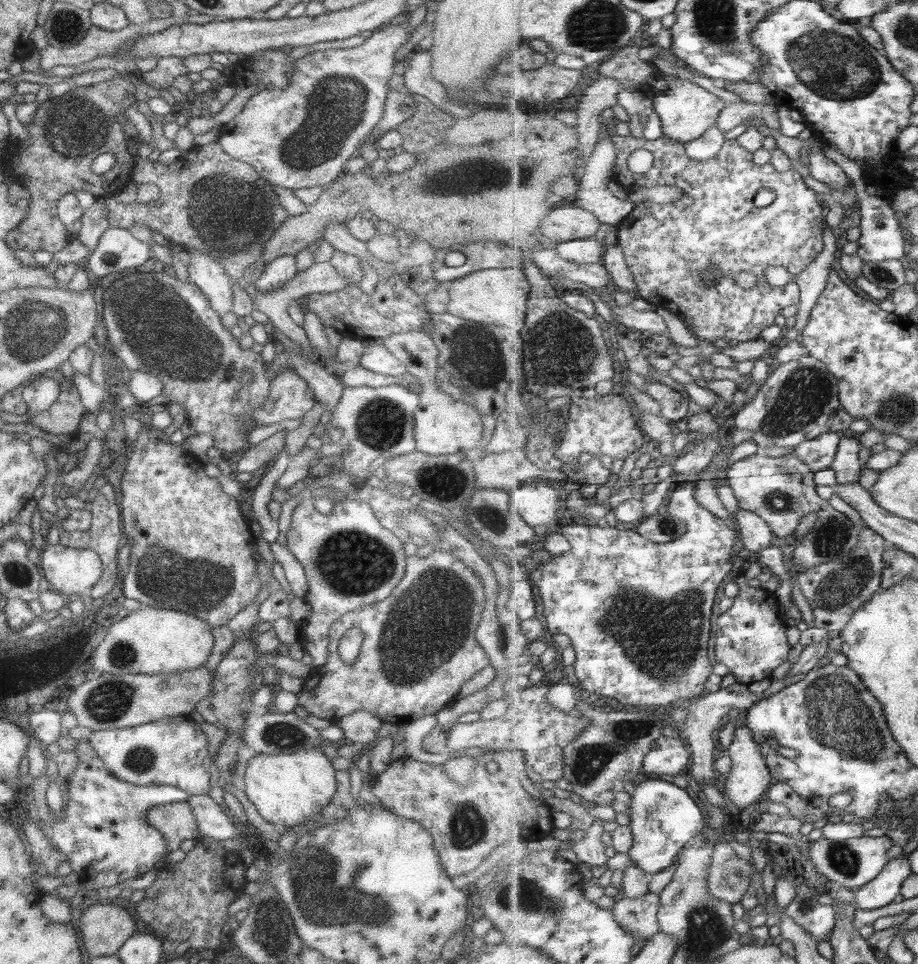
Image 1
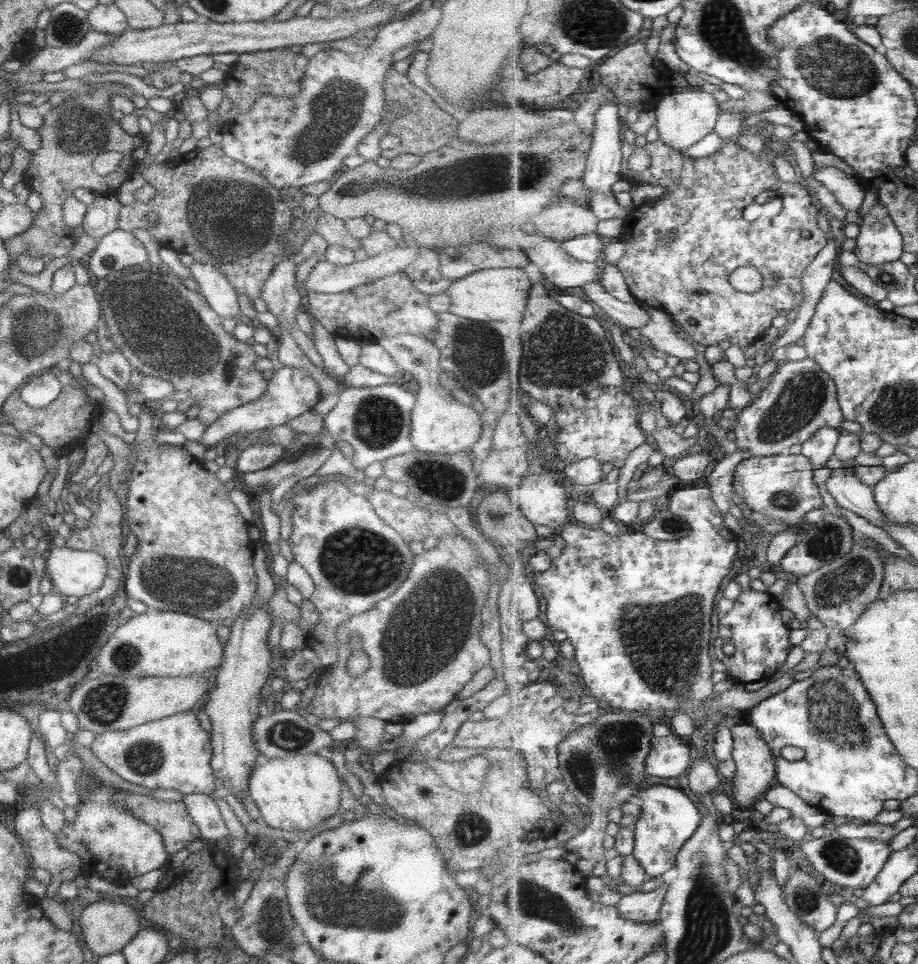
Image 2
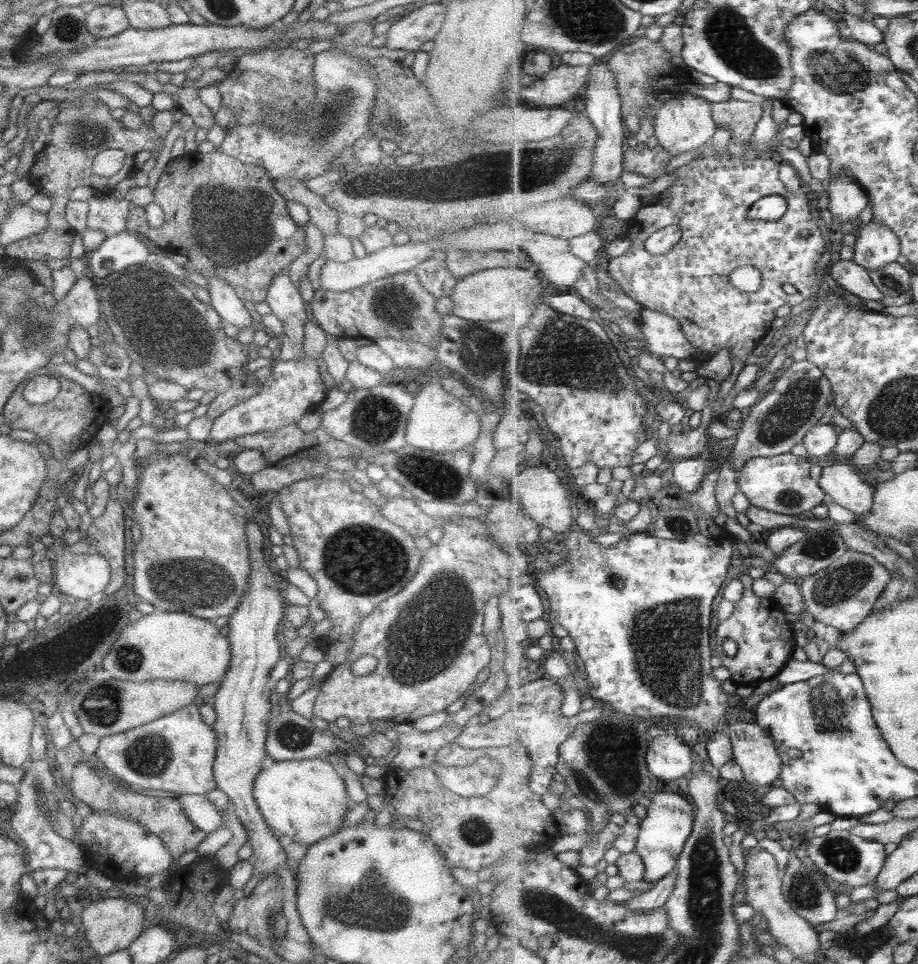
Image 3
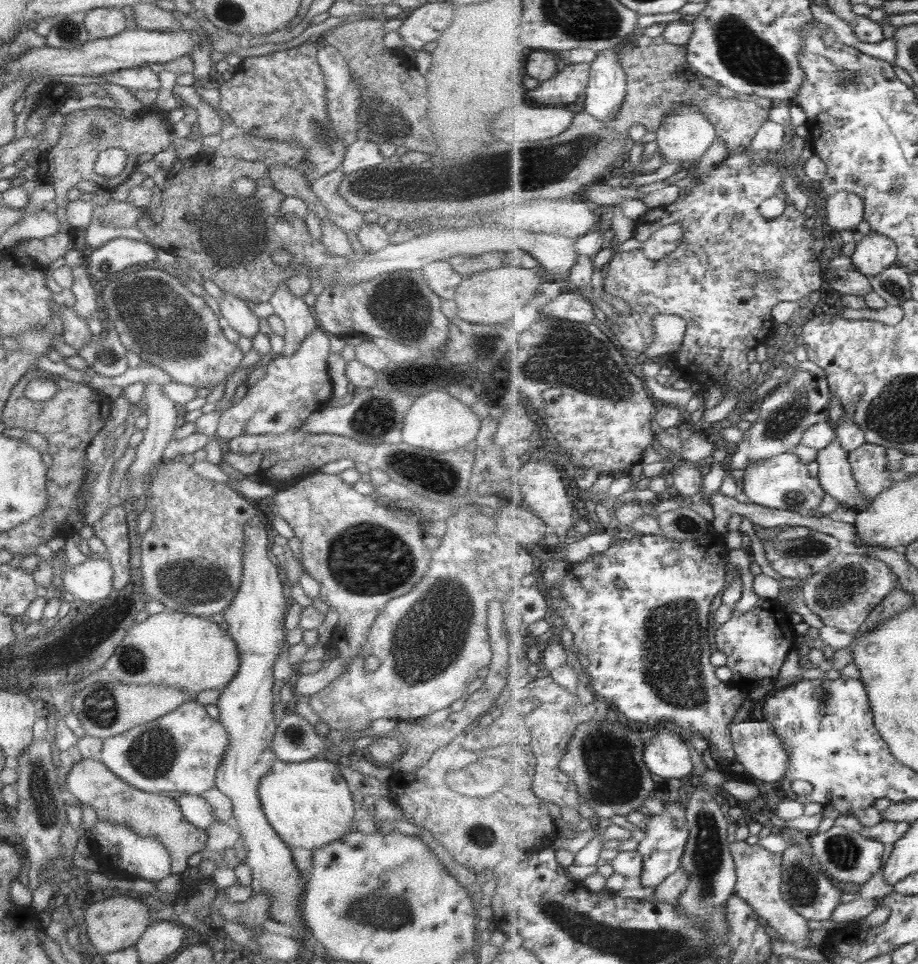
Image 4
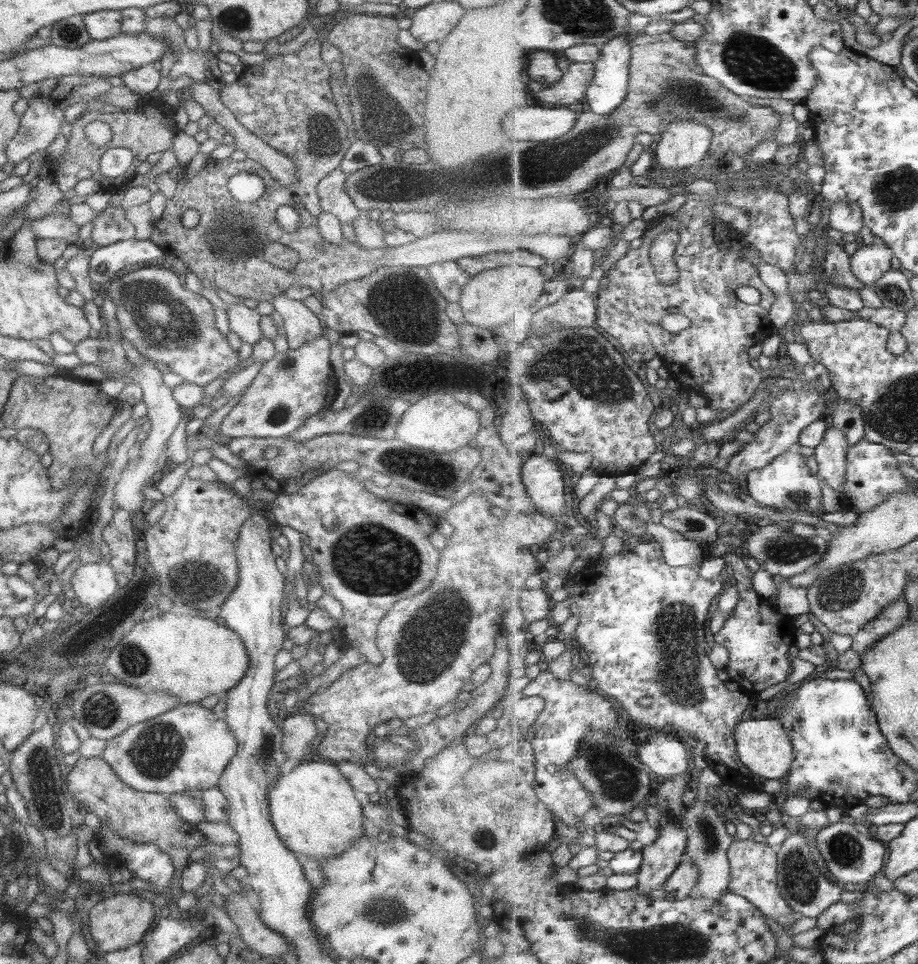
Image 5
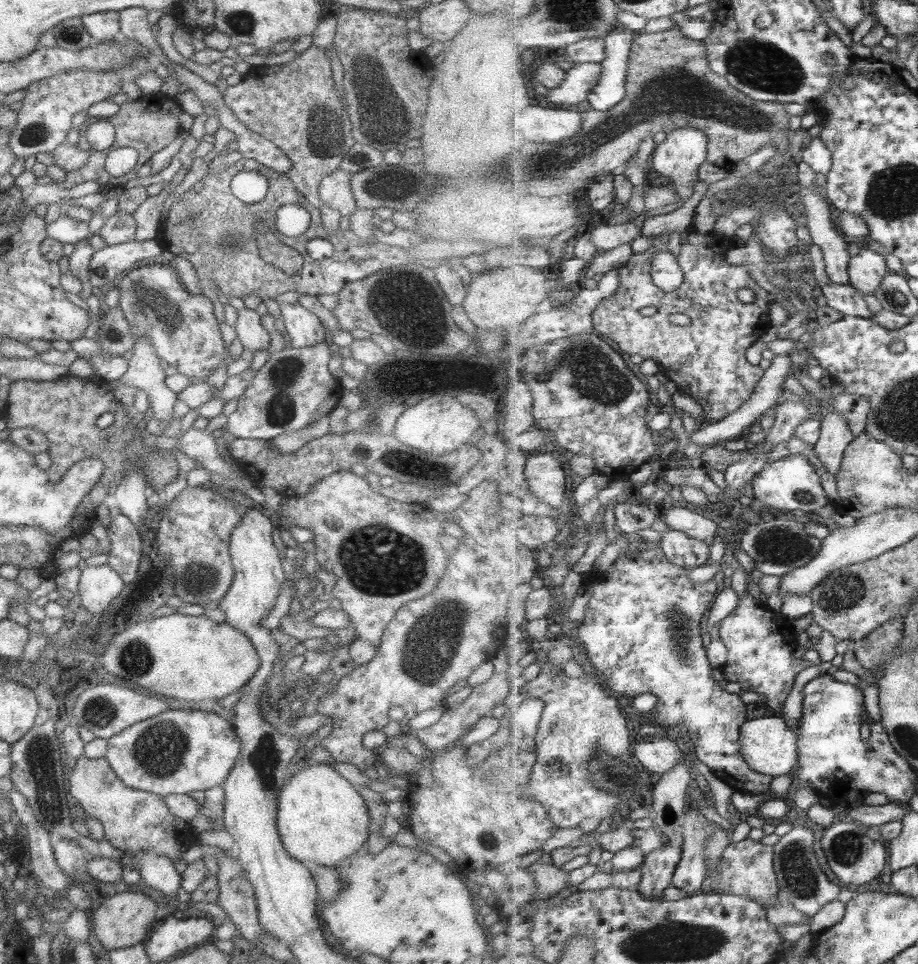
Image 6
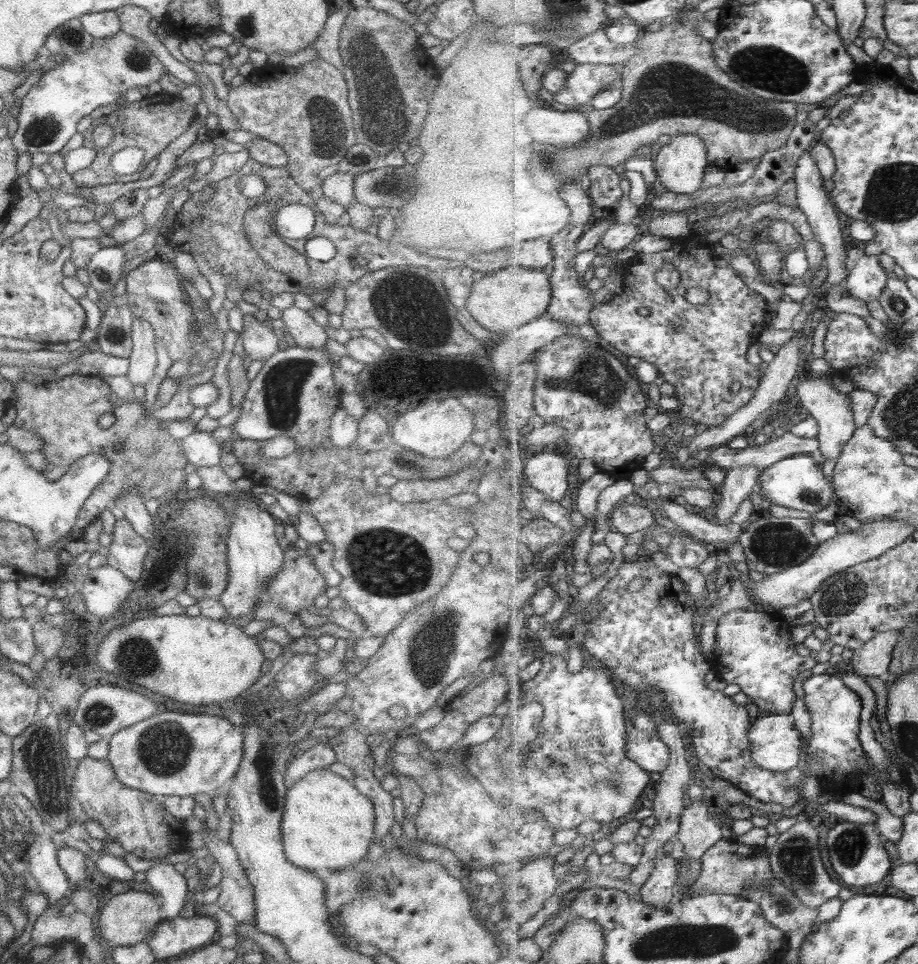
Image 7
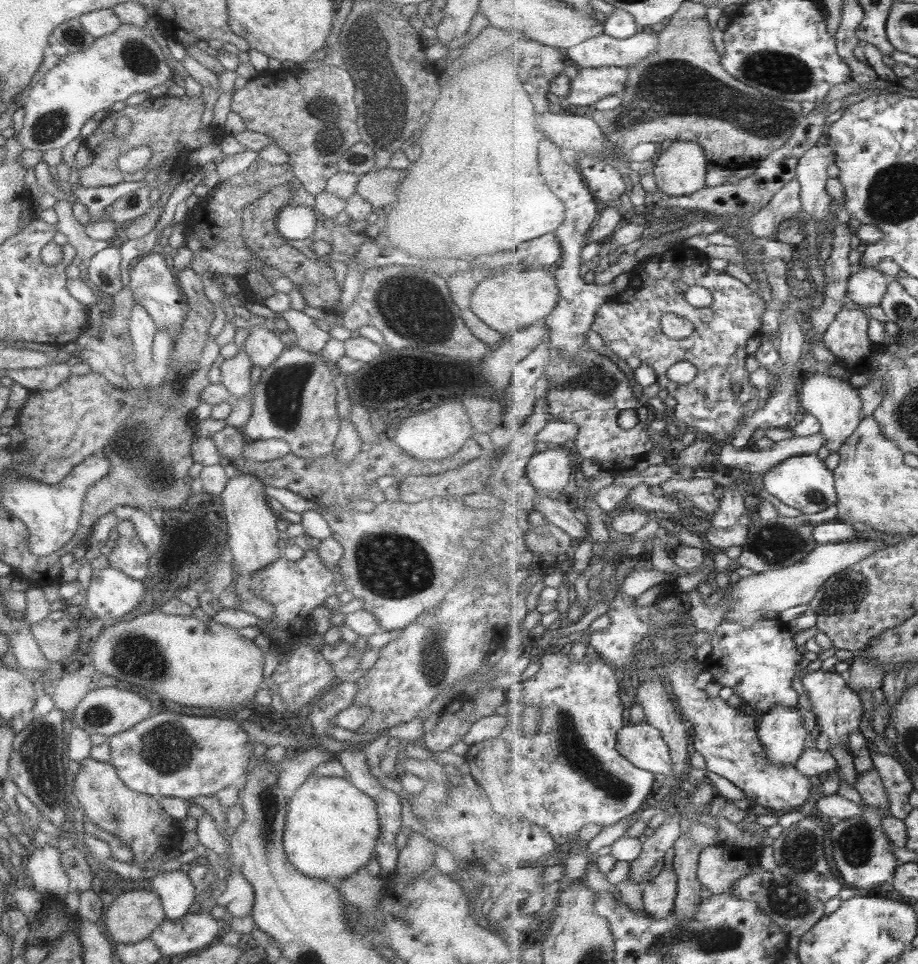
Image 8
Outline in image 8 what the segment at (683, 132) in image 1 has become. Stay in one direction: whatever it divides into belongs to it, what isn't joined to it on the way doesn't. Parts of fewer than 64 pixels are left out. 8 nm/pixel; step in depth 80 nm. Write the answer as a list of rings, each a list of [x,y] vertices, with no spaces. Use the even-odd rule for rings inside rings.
[[[674,141],[654,162],[655,180],[668,196],[691,196],[706,188],[709,163],[699,143]]]

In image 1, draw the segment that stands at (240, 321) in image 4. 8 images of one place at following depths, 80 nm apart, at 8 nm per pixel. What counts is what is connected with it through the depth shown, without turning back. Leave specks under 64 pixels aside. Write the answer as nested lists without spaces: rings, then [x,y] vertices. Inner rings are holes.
[[[184,250],[190,256],[186,270],[191,284],[203,293],[211,310],[219,317],[231,312],[232,284],[223,267],[200,250]]]

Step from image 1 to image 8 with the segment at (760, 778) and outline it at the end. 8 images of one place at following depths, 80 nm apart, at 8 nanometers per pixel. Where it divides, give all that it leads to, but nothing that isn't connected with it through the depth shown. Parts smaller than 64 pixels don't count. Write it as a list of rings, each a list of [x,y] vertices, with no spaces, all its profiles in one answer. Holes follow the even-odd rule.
[[[779,706],[768,713],[758,716],[758,735],[764,744],[767,756],[777,764],[796,764],[801,755],[808,749],[807,738],[809,730],[805,728],[803,714],[801,710],[790,708],[789,706]]]

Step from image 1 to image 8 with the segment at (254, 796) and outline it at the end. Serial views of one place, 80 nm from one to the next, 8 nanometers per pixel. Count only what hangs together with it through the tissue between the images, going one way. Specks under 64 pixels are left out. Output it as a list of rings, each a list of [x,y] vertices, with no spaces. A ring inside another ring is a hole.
[[[309,775],[288,798],[282,849],[295,870],[330,884],[365,867],[374,854],[379,823],[375,802],[344,778]]]

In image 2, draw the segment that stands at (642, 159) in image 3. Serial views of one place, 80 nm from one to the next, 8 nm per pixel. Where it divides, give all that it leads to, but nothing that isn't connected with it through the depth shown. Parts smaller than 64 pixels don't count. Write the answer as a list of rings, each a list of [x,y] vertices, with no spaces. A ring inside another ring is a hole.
[[[735,138],[727,140],[715,154],[698,159],[683,155],[682,151],[667,146],[661,139],[647,142],[644,147],[652,156],[651,167],[641,172],[634,171],[629,163],[636,146],[622,139],[623,180],[661,185],[667,192],[657,202],[637,206],[624,220],[620,239],[625,242],[626,250],[616,266],[624,276],[628,290],[635,301],[665,311],[688,336],[705,347],[719,346],[719,342],[728,340],[742,349],[747,344],[757,342],[761,334],[771,328],[781,310],[796,310],[803,304],[806,297],[803,274],[829,241],[829,235],[817,224],[821,210],[813,206],[809,188],[801,179],[796,182],[780,180],[771,156],[760,160],[754,153],[741,147]],[[765,190],[774,191],[784,200],[781,214],[769,219],[747,219],[747,206],[754,203]],[[665,234],[676,237],[664,242],[662,236]],[[741,266],[756,266],[761,271],[764,287],[759,292],[739,292],[730,283],[731,274]]]

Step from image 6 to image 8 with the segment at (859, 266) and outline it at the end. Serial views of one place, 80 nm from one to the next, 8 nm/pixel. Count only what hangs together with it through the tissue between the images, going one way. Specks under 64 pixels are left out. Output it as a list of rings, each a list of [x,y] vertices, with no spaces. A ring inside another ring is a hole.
[[[861,266],[848,280],[847,296],[865,310],[879,306],[884,299],[891,278],[875,266]]]

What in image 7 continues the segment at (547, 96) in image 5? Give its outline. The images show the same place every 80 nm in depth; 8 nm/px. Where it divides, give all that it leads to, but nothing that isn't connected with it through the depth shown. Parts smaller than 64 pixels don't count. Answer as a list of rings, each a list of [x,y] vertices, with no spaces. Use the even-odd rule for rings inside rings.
[[[578,64],[568,74],[567,87],[554,95],[554,100],[566,106],[592,103],[601,92],[622,81],[622,73],[607,64]]]

